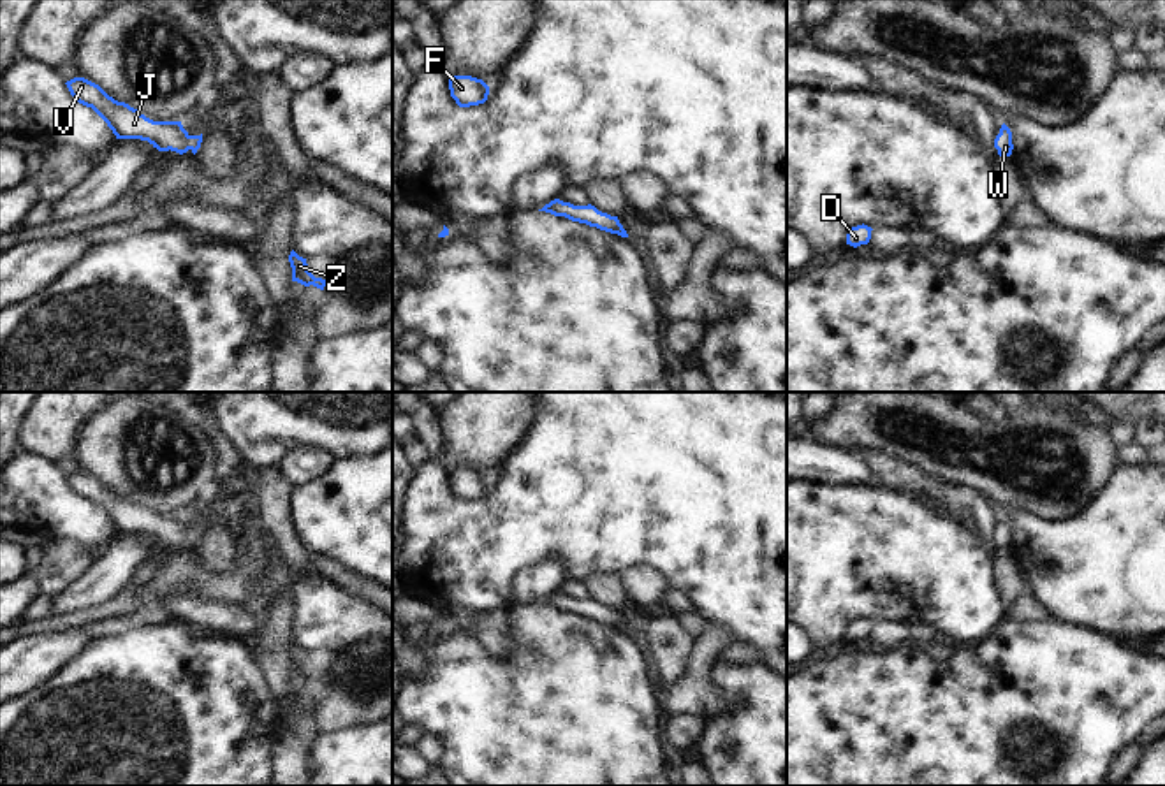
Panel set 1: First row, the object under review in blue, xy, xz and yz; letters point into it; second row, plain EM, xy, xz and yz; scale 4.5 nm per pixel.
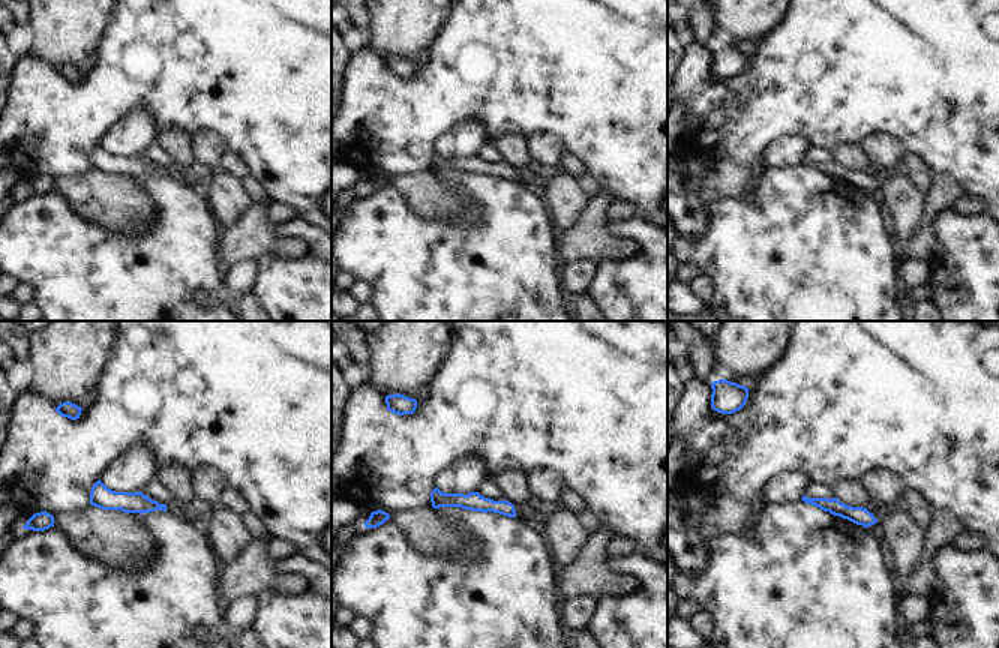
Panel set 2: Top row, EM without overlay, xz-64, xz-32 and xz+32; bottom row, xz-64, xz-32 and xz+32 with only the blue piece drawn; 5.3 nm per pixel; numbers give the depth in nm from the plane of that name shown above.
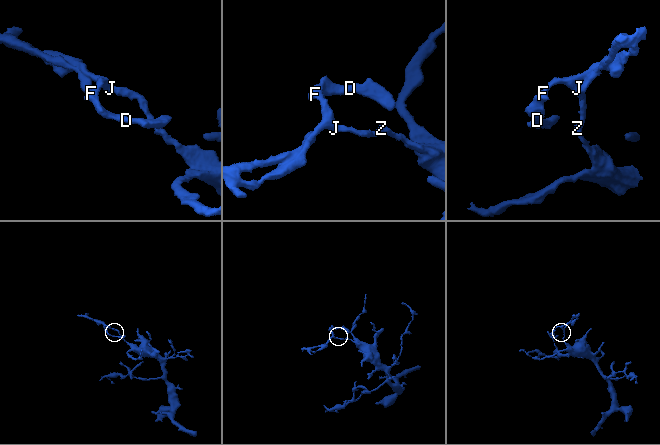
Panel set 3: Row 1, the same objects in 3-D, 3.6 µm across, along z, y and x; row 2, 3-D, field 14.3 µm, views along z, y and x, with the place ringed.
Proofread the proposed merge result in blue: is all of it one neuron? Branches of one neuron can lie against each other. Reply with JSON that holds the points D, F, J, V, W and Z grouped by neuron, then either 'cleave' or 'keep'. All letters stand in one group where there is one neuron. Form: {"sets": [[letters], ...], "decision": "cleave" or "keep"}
{"sets": [["D", "F", "J", "V", "W", "Z"]], "decision": "keep"}

